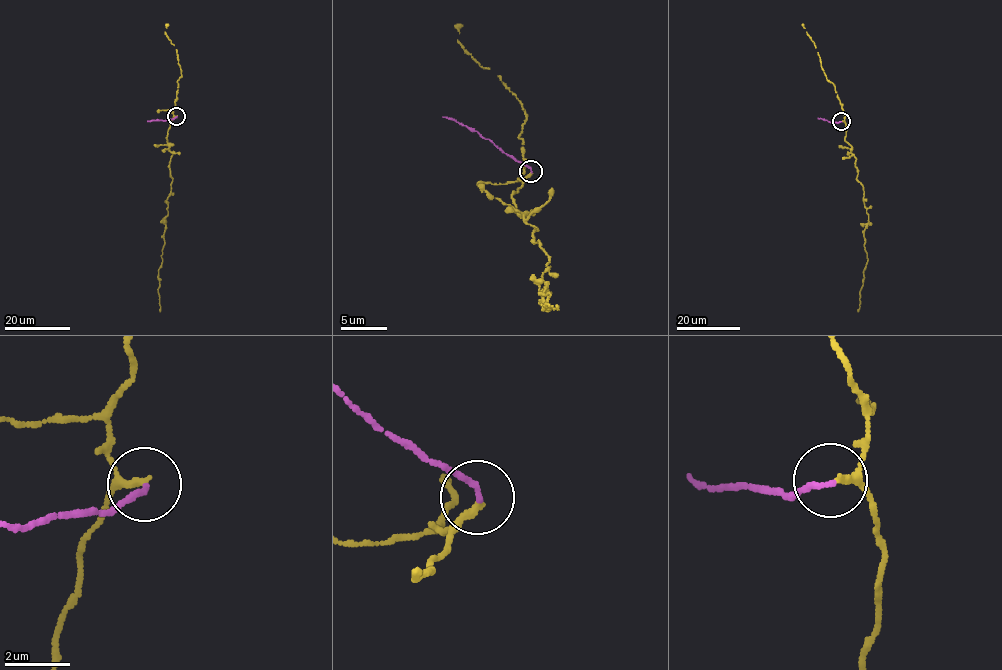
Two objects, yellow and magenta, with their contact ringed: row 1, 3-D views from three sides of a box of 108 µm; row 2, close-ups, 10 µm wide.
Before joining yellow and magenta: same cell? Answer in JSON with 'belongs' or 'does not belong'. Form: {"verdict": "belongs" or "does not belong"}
{"verdict": "belongs"}

